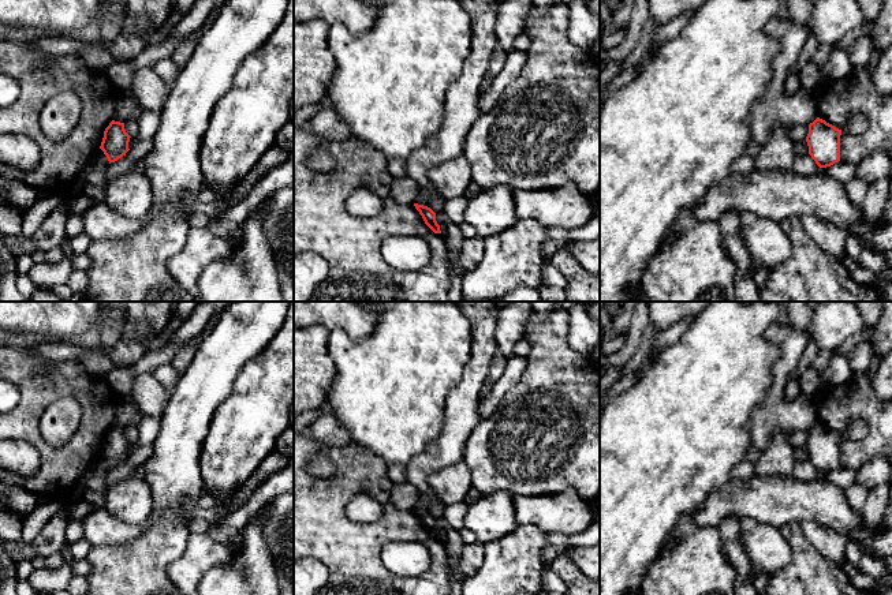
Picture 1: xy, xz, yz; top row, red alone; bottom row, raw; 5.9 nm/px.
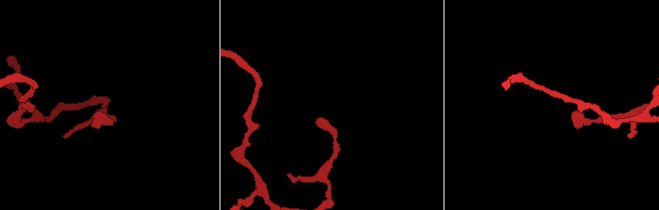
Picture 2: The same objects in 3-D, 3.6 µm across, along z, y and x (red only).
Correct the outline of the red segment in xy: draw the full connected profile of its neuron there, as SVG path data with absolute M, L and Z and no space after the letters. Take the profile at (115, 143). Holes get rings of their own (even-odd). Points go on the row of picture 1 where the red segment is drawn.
M112 120L104 131L100 149L107 156L109 164L117 161L128 149L130 135L124 130L124 123Z

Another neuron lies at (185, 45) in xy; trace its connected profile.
M190 34L180 35L173 46L173 52L171 55L172 66L175 67L175 74L165 81L168 94L173 90L176 85L176 76L186 66L187 60L190 59L191 53L197 46L198 40L194 40Z

